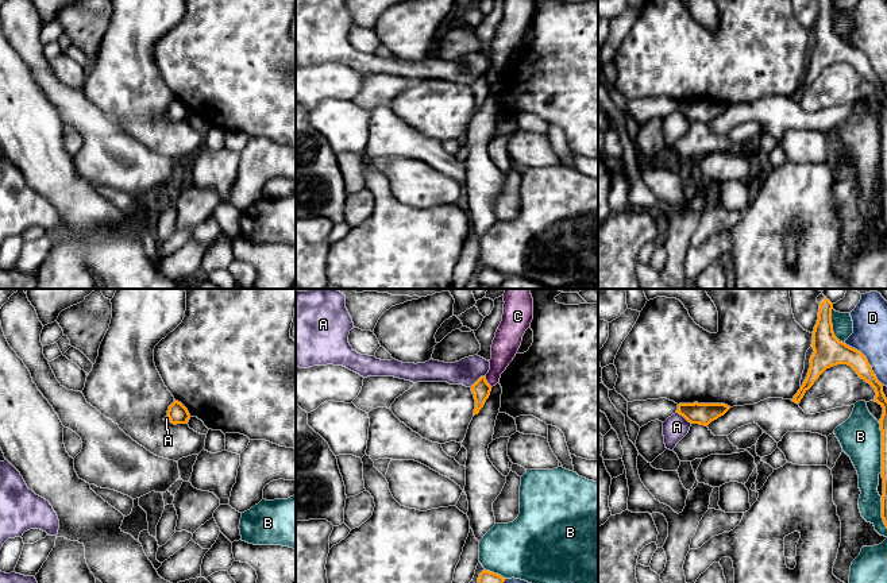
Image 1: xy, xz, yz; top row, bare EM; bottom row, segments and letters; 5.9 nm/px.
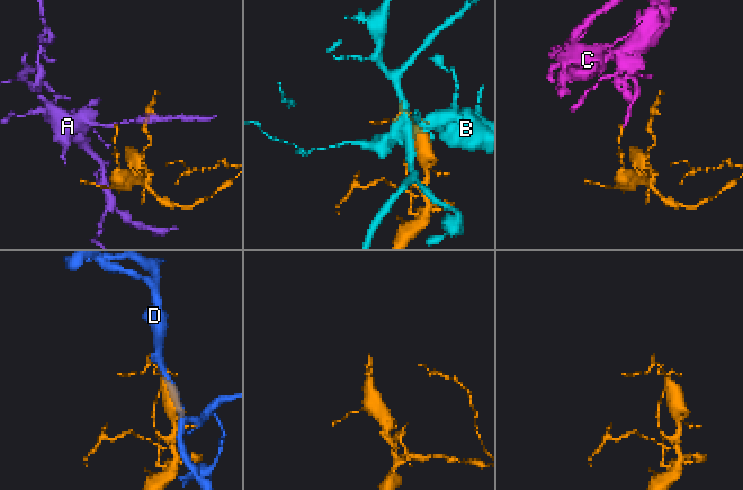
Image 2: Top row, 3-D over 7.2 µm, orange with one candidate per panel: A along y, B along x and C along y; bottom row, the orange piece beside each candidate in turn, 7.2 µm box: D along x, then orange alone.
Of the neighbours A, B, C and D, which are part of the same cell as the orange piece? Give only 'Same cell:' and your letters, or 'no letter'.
Same cell: no letter

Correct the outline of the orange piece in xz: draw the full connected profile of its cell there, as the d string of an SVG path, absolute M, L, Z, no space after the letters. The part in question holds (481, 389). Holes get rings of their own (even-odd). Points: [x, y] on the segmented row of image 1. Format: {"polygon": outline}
{"polygon": "M481 377L473 386L471 391L474 394L475 399L475 409L474 416L479 413L479 410L483 408L486 399L490 395L491 386L487 383L486 377Z"}

